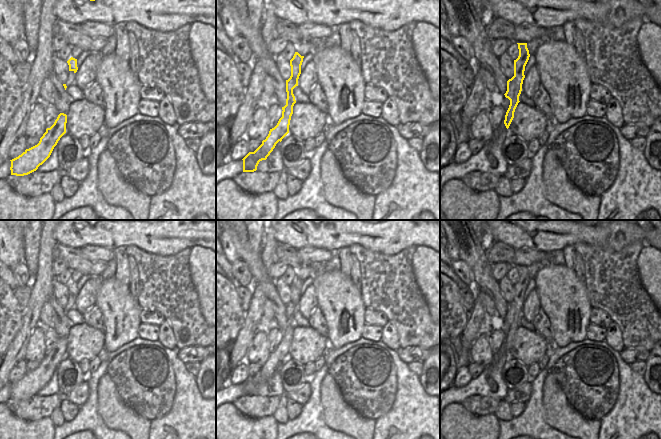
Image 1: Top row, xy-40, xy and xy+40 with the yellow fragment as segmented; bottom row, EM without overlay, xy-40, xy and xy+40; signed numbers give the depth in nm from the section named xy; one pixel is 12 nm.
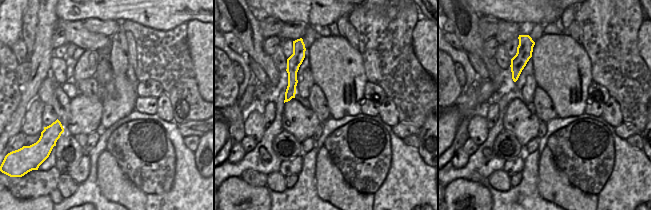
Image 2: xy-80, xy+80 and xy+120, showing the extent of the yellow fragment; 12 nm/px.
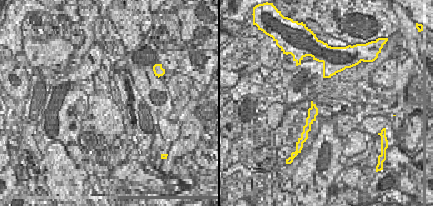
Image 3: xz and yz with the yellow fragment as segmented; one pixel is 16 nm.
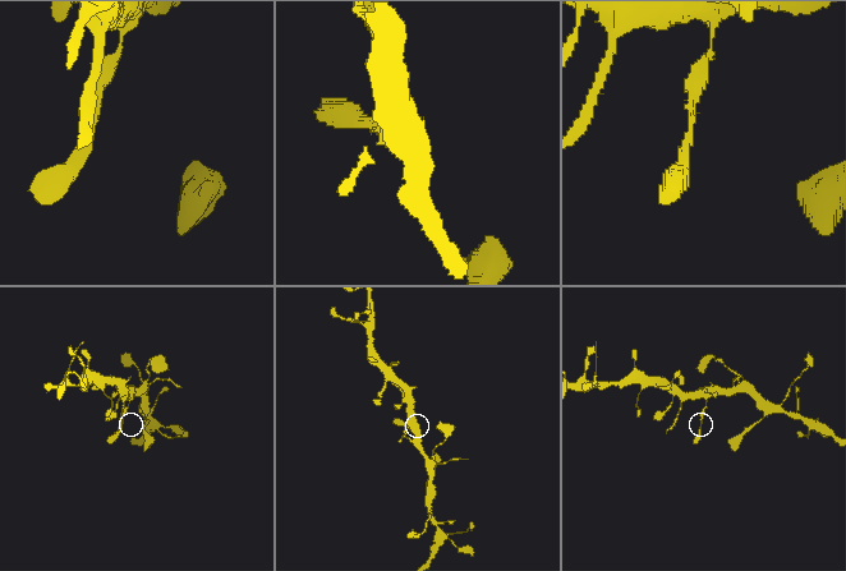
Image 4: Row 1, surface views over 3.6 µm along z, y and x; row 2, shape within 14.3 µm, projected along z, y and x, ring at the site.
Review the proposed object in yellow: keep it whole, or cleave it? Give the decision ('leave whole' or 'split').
leave whole

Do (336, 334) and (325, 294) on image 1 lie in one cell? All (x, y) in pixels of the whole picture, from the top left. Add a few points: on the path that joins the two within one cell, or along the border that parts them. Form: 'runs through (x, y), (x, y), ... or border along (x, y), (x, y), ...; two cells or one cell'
runs through (336, 324), (336, 315), (331, 310), (330, 304); one cell

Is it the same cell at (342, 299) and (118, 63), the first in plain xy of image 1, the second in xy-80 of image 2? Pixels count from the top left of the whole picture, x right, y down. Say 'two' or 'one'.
two

